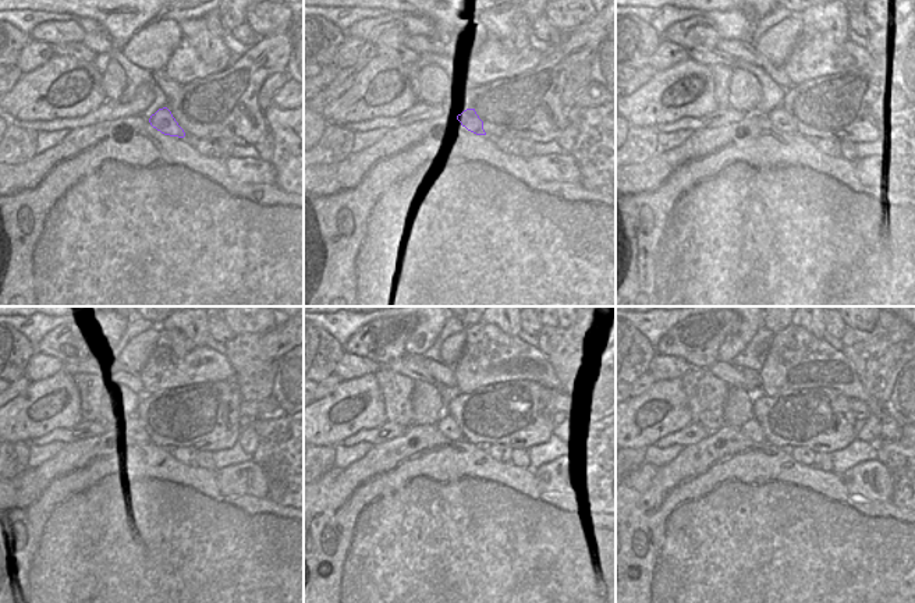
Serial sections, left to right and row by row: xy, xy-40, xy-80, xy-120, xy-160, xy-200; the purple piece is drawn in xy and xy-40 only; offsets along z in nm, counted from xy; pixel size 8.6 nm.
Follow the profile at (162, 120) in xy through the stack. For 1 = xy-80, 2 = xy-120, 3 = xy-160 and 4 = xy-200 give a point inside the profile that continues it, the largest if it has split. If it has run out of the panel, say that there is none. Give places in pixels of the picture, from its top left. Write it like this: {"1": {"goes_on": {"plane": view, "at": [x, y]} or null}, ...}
{"1": {"goes_on": {"plane": "xy-80", "at": [783, 120]}}, "2": {"goes_on": {"plane": "xy-120", "at": [139, 428]}}, "3": {"goes_on": {"plane": "xy-160", "at": [449, 428]}}, "4": {"goes_on": {"plane": "xy-200", "at": [751, 428]}}}

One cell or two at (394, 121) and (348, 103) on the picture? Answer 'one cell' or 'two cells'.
two cells

